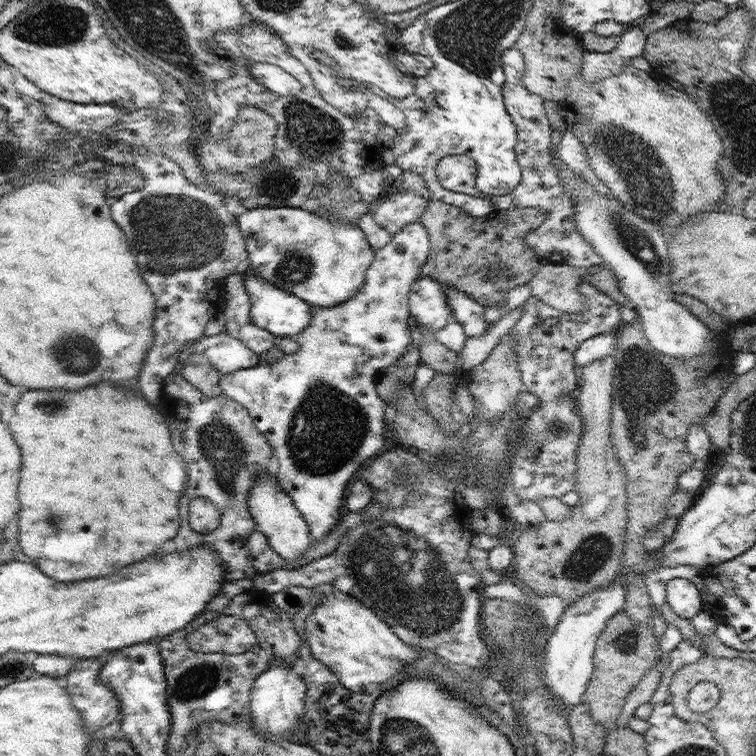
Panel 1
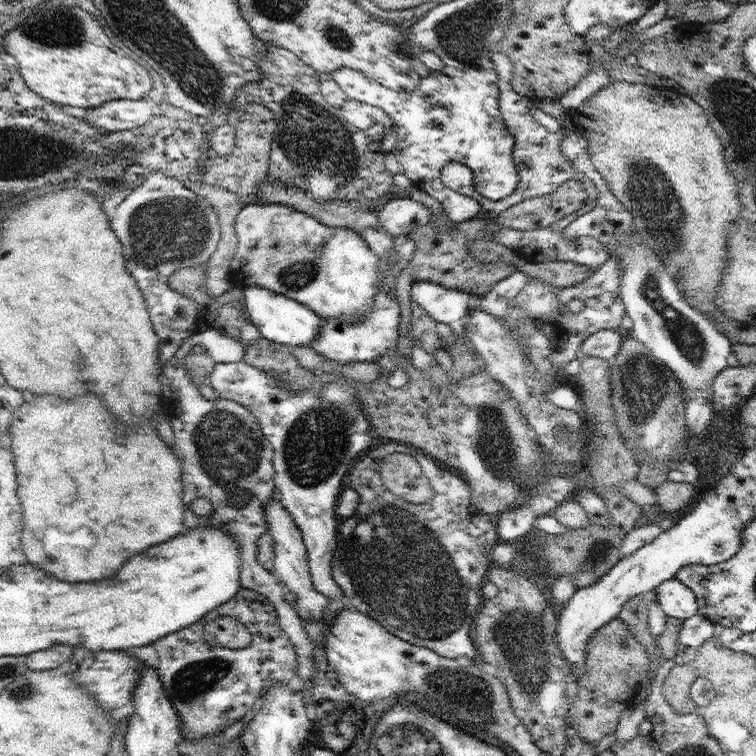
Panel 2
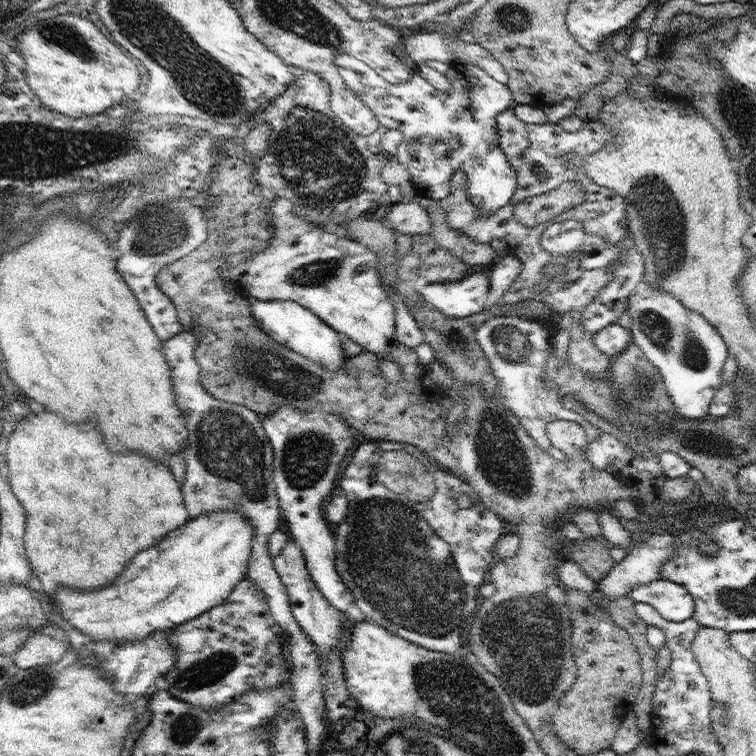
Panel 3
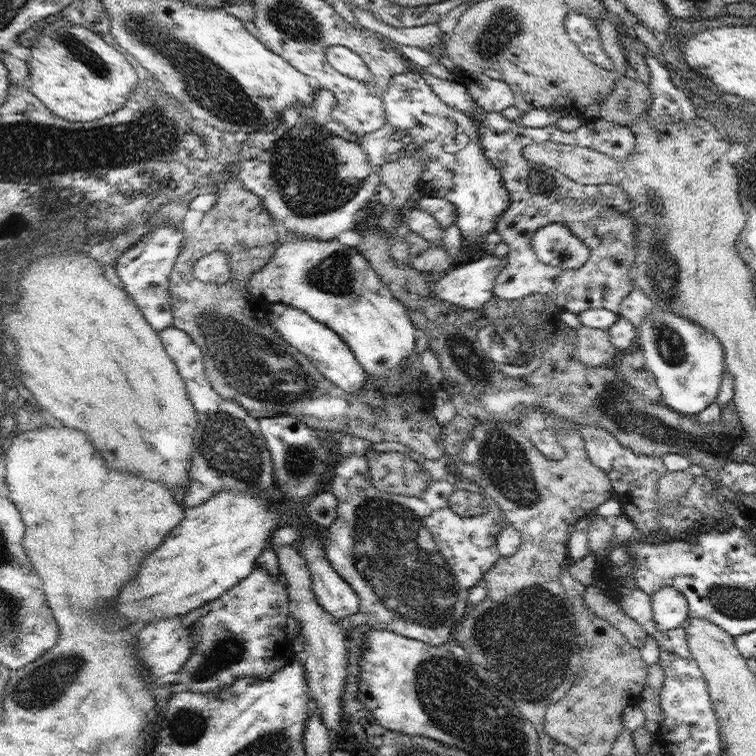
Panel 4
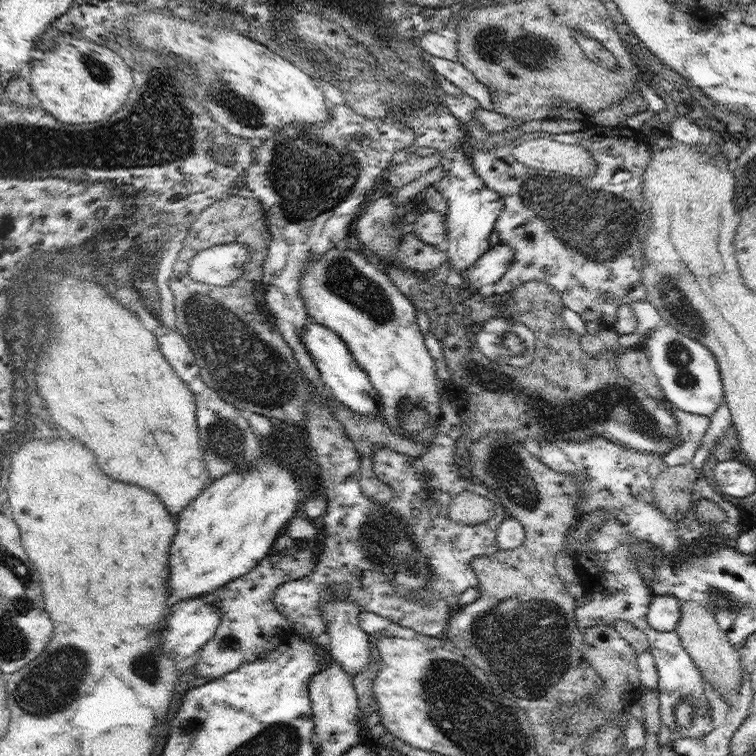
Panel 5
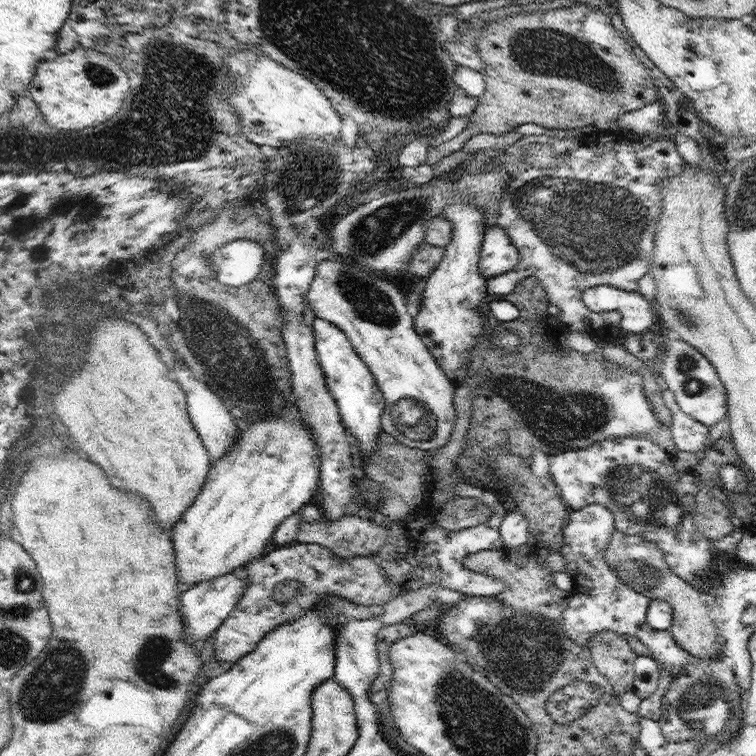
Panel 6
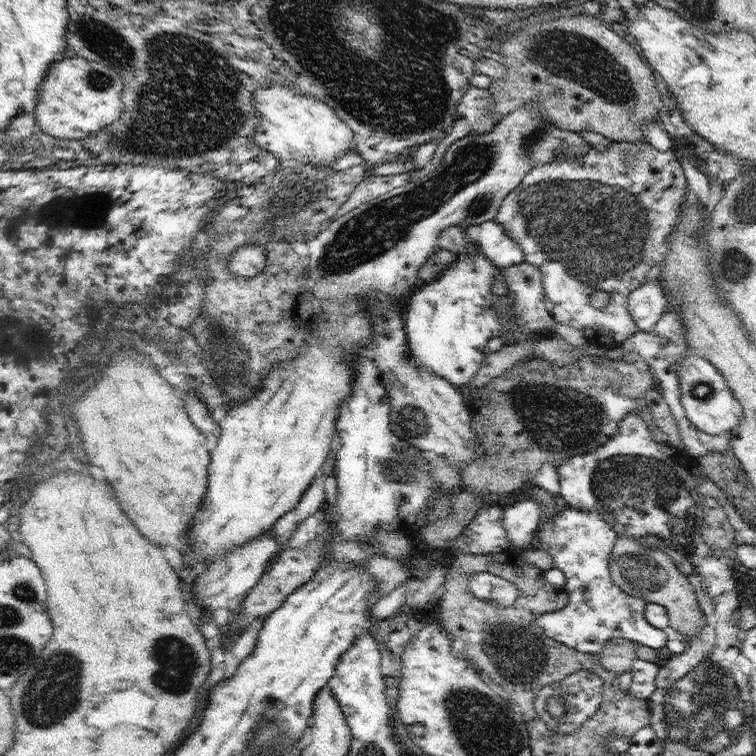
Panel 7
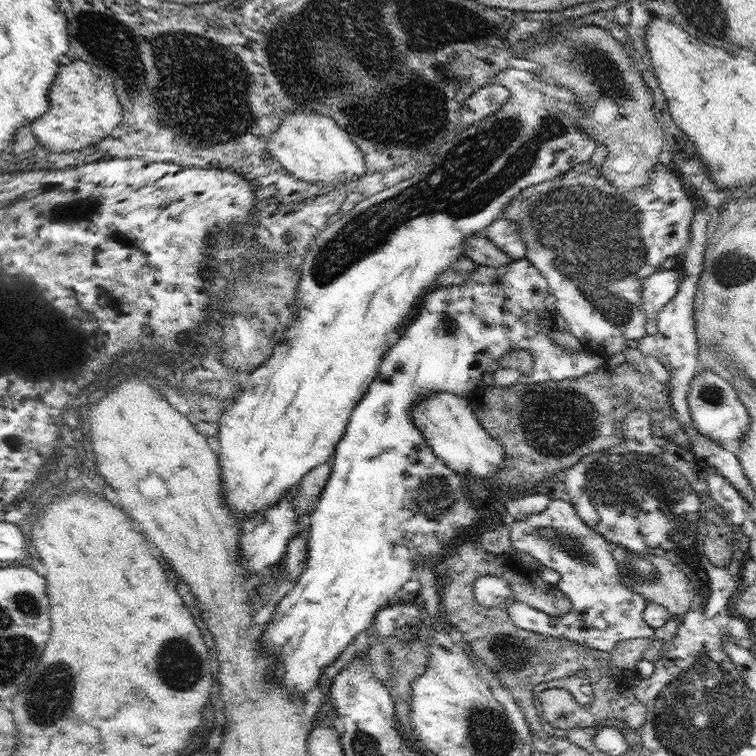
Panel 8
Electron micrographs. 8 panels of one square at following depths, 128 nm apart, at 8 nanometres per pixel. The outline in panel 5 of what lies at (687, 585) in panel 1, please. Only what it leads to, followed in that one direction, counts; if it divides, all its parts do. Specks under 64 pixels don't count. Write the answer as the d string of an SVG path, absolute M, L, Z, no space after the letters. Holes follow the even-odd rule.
M654 595L648 605L647 621L660 632L674 631L681 617L681 604L674 595Z

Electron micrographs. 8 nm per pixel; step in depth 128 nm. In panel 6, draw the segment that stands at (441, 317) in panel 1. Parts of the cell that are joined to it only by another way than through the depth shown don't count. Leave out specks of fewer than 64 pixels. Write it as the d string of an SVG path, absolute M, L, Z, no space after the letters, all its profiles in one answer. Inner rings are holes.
M494 225L485 230L479 259L480 275L488 280L513 270L518 265L519 252L505 230Z

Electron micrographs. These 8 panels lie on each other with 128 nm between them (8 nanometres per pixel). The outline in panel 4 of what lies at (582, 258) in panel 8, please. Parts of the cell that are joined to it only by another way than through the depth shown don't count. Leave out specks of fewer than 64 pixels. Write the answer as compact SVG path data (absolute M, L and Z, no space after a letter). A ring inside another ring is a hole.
M424 68L416 70L421 73L424 81L444 103L454 108L454 110L464 112L481 126L479 131L481 132L481 143L483 144L485 155L491 165L497 166L500 169L505 187L511 194L511 203L495 224L495 232L498 232L502 237L502 241L508 244L510 252L507 254L508 262L506 266L496 276L493 295L506 301L510 300L522 303L528 295L537 293L550 297L550 301L562 312L568 311L579 314L591 308L604 308L618 314L620 312L620 304L634 290L632 286L634 279L629 274L634 268L633 265L636 258L635 218L632 214L632 199L620 185L607 184L605 187L601 185L583 185L560 173L558 170L552 170L546 166L538 166L523 155L523 150L532 142L539 143L548 140L566 140L568 138L568 140L578 142L578 146L593 148L610 155L618 162L624 162L627 161L627 158L632 154L635 147L635 136L631 129L627 125L616 124L615 122L600 118L595 119L594 122L581 125L575 131L568 132L568 134L565 131L562 132L556 124L546 125L544 128L520 126L516 121L508 120L499 112L479 114L477 112L478 104L474 102L472 95L463 84L455 82L455 80L449 77L442 79L434 76ZM548 223L560 223L567 226L592 250L589 258L581 261L575 270L569 271L564 270L564 268L543 264L537 257L533 247L533 236L539 228L546 226Z

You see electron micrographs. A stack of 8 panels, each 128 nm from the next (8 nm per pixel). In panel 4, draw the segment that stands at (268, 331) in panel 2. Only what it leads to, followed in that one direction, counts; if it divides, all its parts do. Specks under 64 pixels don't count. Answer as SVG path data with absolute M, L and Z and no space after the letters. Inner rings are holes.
M272 303L265 316L269 318L269 322L276 333L290 346L296 348L298 352L305 354L328 380L331 380L342 390L349 392L348 394L360 394L359 390L365 383L364 379L367 373L355 359L355 354L337 333L334 333L322 322L318 322L307 312L284 303Z

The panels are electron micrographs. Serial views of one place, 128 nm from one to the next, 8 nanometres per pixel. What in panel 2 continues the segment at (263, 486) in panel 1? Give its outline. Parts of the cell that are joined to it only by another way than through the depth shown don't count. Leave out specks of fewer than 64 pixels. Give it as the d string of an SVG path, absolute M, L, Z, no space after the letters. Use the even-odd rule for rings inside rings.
M278 497L270 499L264 509L267 531L274 539L273 572L289 589L297 594L298 616L304 623L317 621L324 613L329 598L315 592L309 569L307 550L302 540L302 533L292 515L285 509L283 502Z

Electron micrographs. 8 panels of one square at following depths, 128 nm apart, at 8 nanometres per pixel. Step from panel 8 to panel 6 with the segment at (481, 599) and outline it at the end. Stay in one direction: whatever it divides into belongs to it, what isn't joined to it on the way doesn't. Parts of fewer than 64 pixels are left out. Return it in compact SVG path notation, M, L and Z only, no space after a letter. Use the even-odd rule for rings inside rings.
M360 138L356 139L356 147L353 149L347 148L343 142L338 141L324 141L318 139L302 139L301 141L292 141L284 146L278 147L274 155L267 158L268 170L260 178L264 188L264 202L262 202L262 209L268 208L272 212L266 212L267 216L270 214L270 222L275 229L274 238L280 247L280 250L275 256L276 276L274 276L273 285L276 286L276 295L278 295L278 302L281 308L285 310L284 316L284 342L287 348L287 357L289 360L289 367L291 370L291 383L293 384L293 397L296 400L295 406L299 408L301 420L311 430L313 439L316 441L317 449L319 450L320 468L319 468L319 484L318 494L319 507L323 511L322 519L330 522L341 520L345 514L352 514L367 518L370 522L375 522L380 526L388 526L391 531L391 537L388 542L383 544L383 548L377 553L373 554L373 559L381 566L383 573L388 579L389 585L392 587L392 594L390 599L396 599L405 592L413 592L425 586L425 584L439 584L444 588L464 593L466 596L500 596L503 593L505 584L500 579L493 578L480 572L474 572L467 569L462 560L472 553L480 553L483 550L503 549L503 540L499 533L499 526L502 519L507 515L507 511L502 507L502 502L498 500L494 489L488 489L487 486L480 486L478 484L470 484L464 479L464 476L457 469L453 474L455 483L453 484L453 494L456 497L472 497L486 503L493 510L493 518L479 524L472 526L472 528L463 528L456 532L447 531L445 528L436 525L433 521L433 516L440 512L441 508L436 507L431 503L433 490L422 490L420 494L420 504L416 504L414 512L410 512L405 520L400 520L399 524L394 524L382 512L372 510L367 502L364 500L362 489L355 483L355 473L357 462L355 461L355 452L353 442L348 436L348 432L341 421L341 414L339 413L338 405L330 396L330 391L325 383L324 371L319 365L317 352L315 349L315 340L312 330L312 322L314 322L315 314L310 308L305 298L309 292L312 280L316 277L319 262L316 258L316 252L324 248L328 248L329 244L333 242L331 238L331 228L329 224L324 223L324 218L330 216L334 212L335 207L339 204L344 204L347 199L356 193L355 188L360 180L364 180L366 176L372 174L377 165L378 148L369 143L368 140Z

